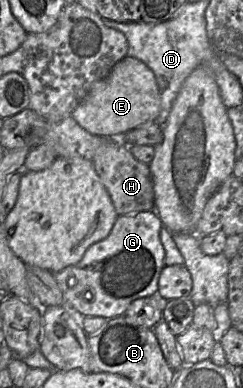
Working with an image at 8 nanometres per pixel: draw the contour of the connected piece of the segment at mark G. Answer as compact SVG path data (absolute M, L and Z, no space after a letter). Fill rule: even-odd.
M154 209L119 215L109 235L91 245L77 264L54 273L55 280L63 294L64 305L83 316L98 315L111 319L124 315L134 300L158 293L159 277L165 266L165 250L160 240L162 227L163 223Z

